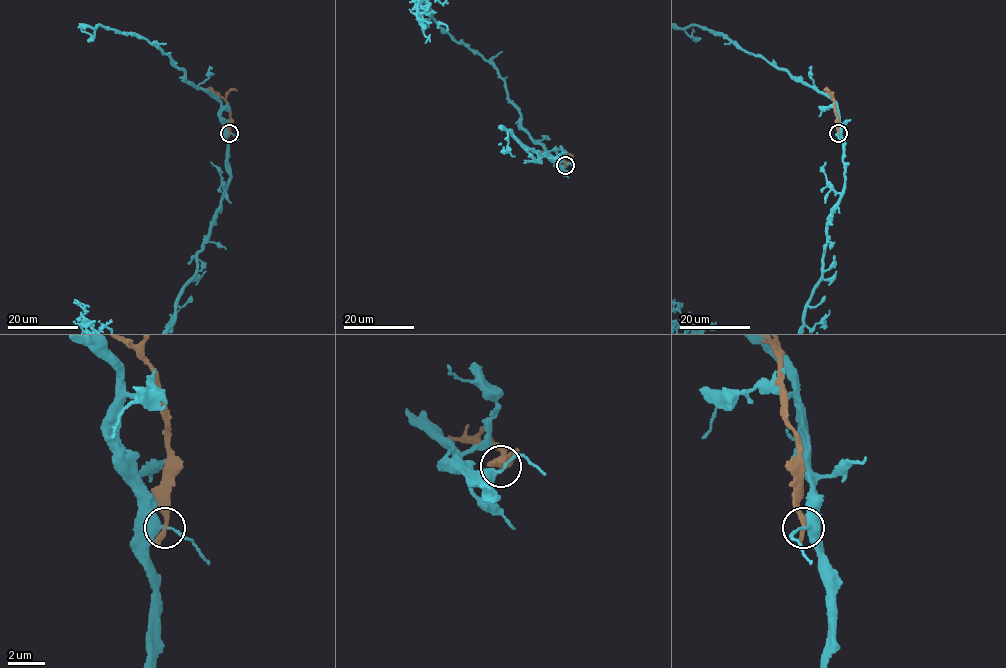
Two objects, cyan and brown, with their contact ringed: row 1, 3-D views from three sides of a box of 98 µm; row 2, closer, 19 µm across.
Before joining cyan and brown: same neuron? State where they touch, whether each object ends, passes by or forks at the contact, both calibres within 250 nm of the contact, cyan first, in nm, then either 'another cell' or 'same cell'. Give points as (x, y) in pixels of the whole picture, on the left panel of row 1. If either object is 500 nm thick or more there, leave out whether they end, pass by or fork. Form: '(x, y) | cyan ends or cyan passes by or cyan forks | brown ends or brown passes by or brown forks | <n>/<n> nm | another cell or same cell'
(229, 133) | cyan passes by | brown ends | 240/320 nm | another cell

